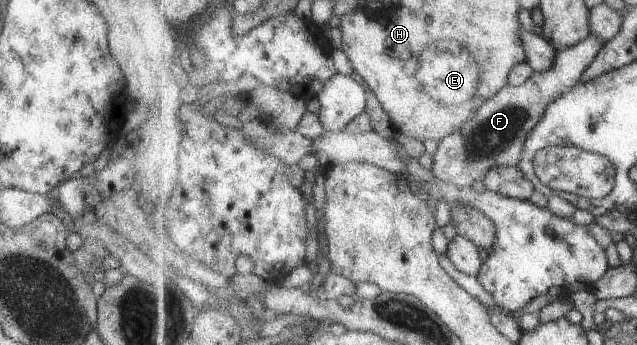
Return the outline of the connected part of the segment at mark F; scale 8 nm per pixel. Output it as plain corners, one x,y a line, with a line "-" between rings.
590,35
588,39
582,41
578,45
559,51
556,59
556,65
544,73
535,72
530,81
526,81
524,85
515,86
506,85
502,91
499,91
492,99
488,99
476,115
472,115
468,121
462,125
462,129
454,131
452,135
444,138
440,142
440,146
434,155
434,164
432,172
448,183
454,183
458,187
473,187
476,181
484,181
486,175
494,169
494,167
518,166
522,157
524,157
524,149
526,149
526,141
530,137
530,133
540,125
542,117
546,115
548,107
558,101
560,97
564,97
569,91
572,91
578,83
581,82
582,76
592,67
592,64
598,59
598,55
602,53
602,49
606,47
606,43
598,37
598,35

